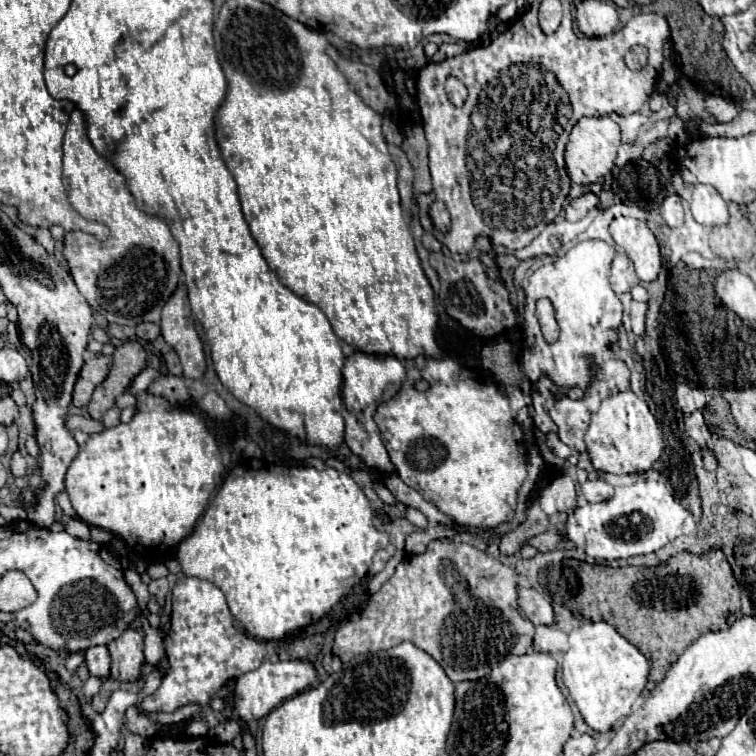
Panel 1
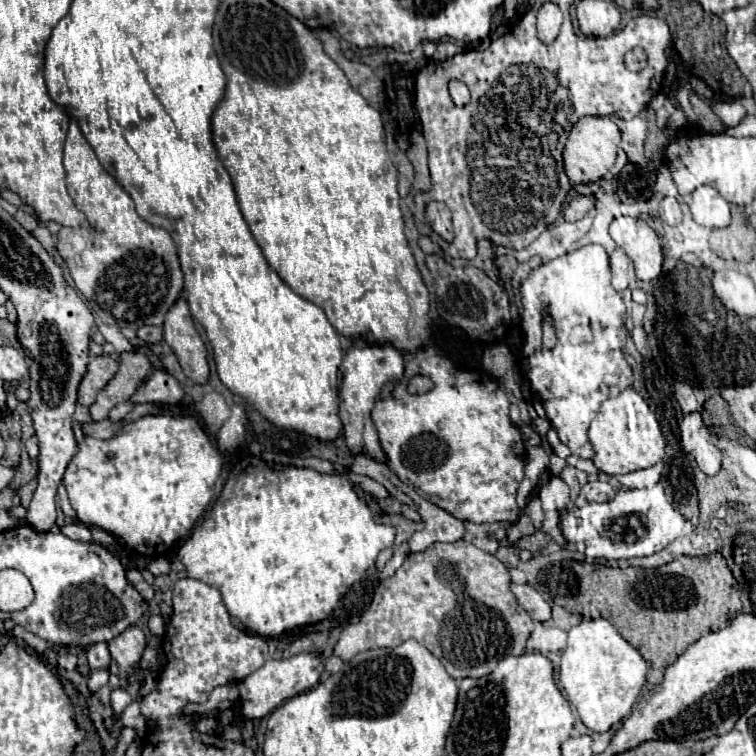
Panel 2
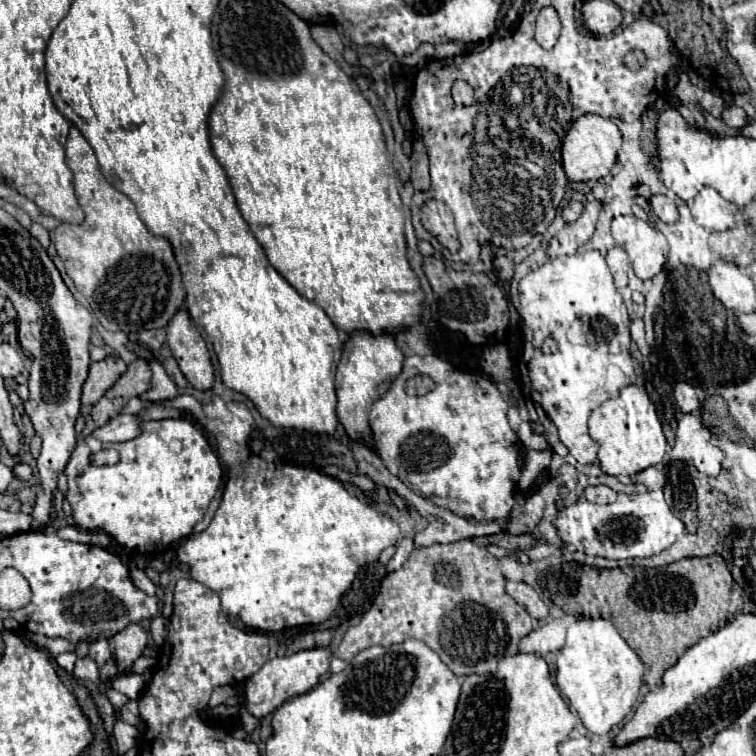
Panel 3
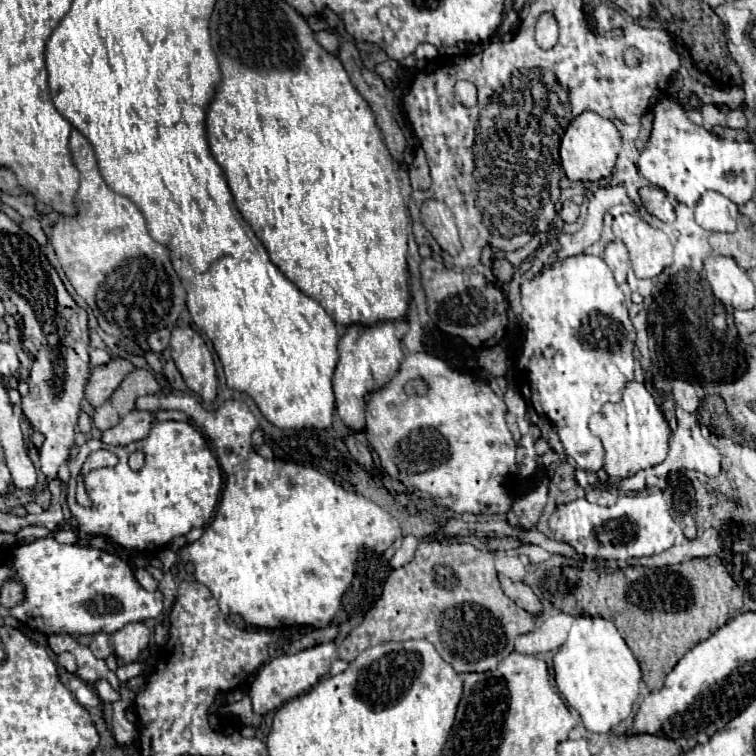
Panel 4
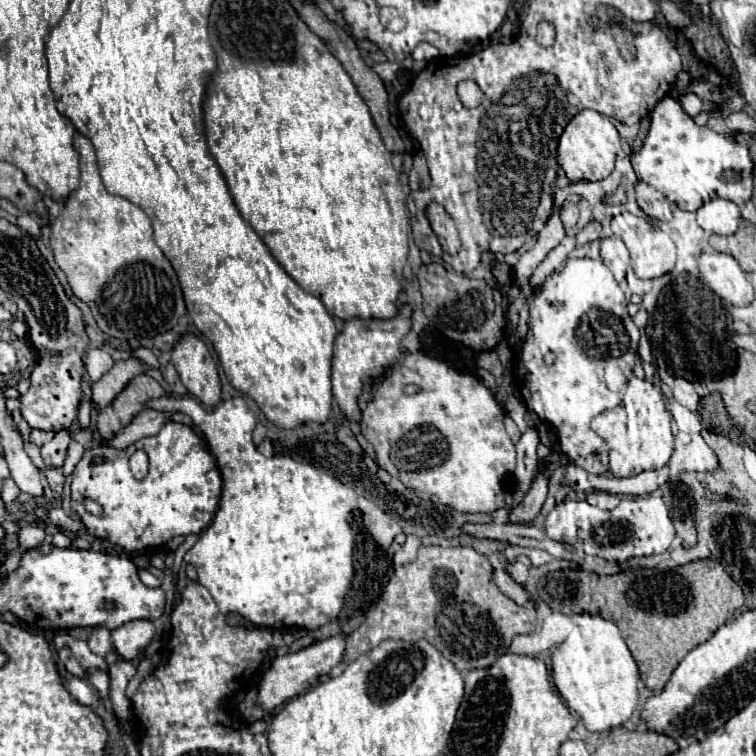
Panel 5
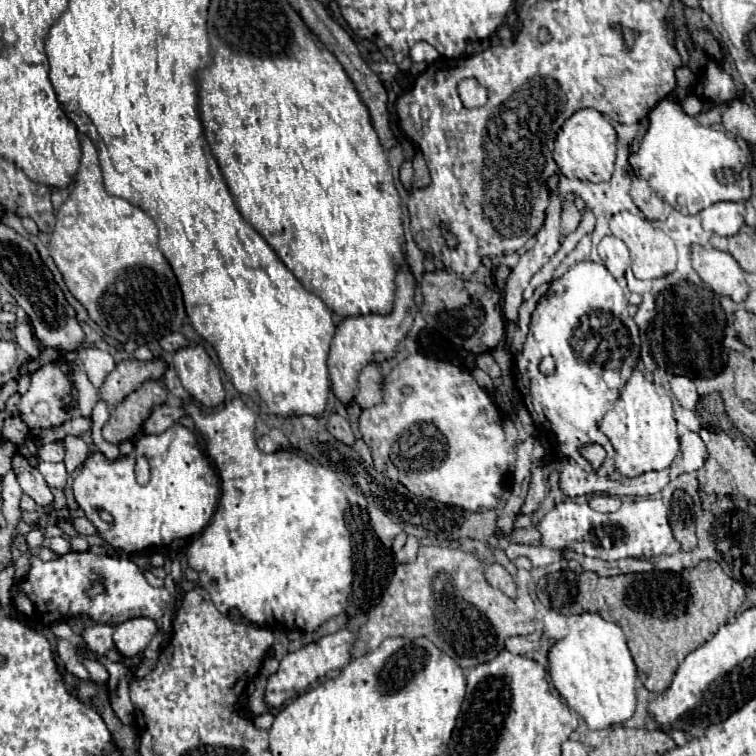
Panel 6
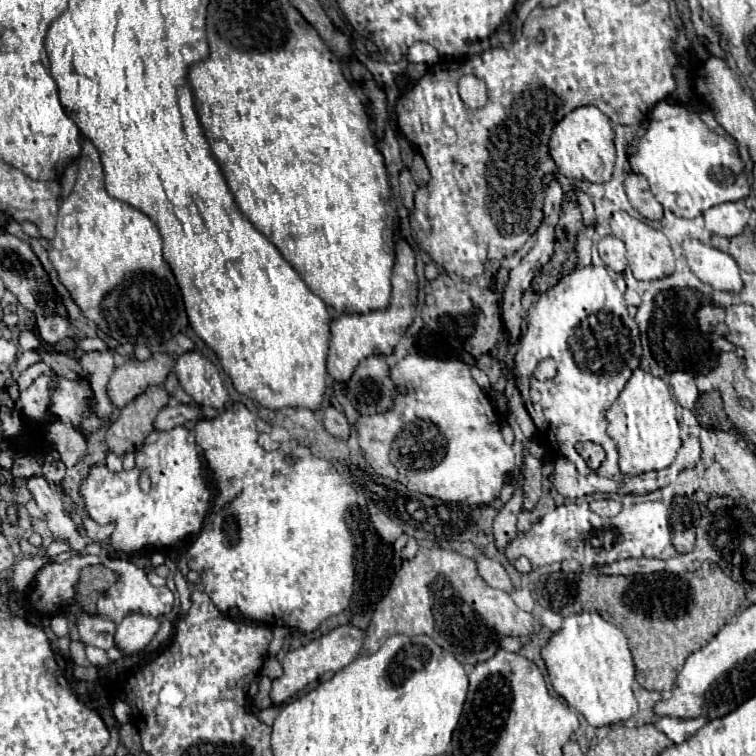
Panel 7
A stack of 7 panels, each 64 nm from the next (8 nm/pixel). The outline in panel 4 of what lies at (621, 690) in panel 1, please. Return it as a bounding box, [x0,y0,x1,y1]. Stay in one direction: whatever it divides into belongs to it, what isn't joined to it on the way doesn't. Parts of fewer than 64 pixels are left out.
[554,616,642,734]

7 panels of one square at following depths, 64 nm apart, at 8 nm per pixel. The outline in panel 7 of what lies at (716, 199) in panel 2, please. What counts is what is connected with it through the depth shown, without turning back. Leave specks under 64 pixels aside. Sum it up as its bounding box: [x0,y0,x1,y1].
[704,202,750,238]

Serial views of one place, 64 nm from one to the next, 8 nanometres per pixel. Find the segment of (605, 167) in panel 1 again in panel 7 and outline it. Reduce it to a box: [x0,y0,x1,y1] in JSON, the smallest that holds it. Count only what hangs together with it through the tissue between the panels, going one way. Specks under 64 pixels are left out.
[550,106,616,182]

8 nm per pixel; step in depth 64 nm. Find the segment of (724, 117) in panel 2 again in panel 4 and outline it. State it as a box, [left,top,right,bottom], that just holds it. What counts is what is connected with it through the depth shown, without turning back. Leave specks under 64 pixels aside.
[726,110,746,128]

